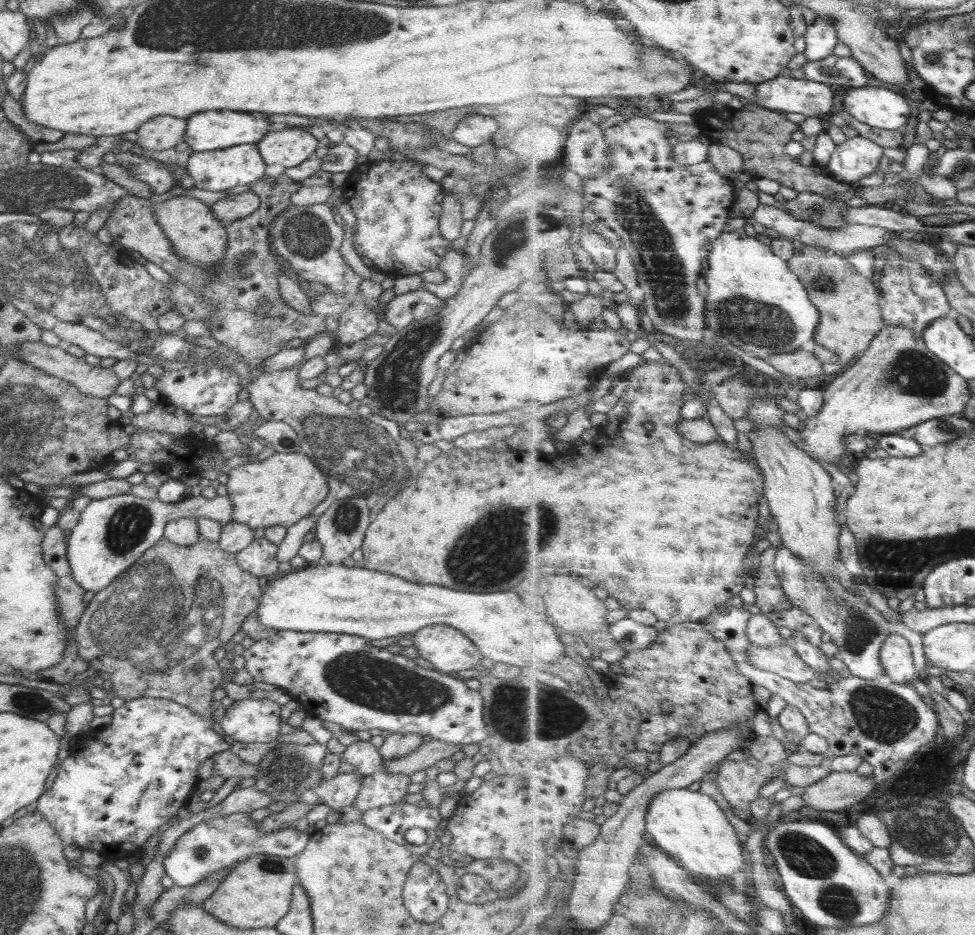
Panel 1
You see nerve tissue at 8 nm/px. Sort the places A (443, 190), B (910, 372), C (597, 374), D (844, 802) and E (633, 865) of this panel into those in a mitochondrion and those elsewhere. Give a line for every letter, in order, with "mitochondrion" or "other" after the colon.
A: other
B: mitochondrion
C: other
D: other
E: other

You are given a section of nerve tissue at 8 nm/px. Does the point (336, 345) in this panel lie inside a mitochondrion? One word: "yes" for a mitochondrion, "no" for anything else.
no

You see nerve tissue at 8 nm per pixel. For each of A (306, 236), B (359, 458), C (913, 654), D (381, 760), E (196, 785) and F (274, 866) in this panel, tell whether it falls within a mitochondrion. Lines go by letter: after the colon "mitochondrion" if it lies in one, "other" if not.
A: mitochondrion
B: mitochondrion
C: other
D: other
E: other
F: mitochondrion

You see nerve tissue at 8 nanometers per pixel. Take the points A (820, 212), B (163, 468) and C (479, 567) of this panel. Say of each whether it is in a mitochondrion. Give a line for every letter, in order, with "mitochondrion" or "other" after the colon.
A: mitochondrion
B: other
C: mitochondrion

